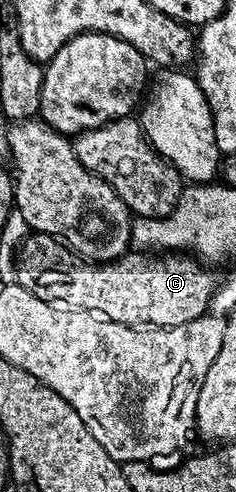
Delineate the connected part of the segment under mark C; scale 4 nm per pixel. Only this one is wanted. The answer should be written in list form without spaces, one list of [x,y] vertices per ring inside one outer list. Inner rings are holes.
[[[43,232],[27,235],[16,257],[16,282],[24,290],[36,294],[36,298],[49,304],[76,308],[80,312],[92,312],[121,324],[148,328],[184,326],[184,322],[207,315],[210,300],[216,291],[216,279],[209,270],[209,267],[186,254],[158,255],[142,250],[127,251],[125,256],[109,262],[91,262],[75,254],[63,241]]]

